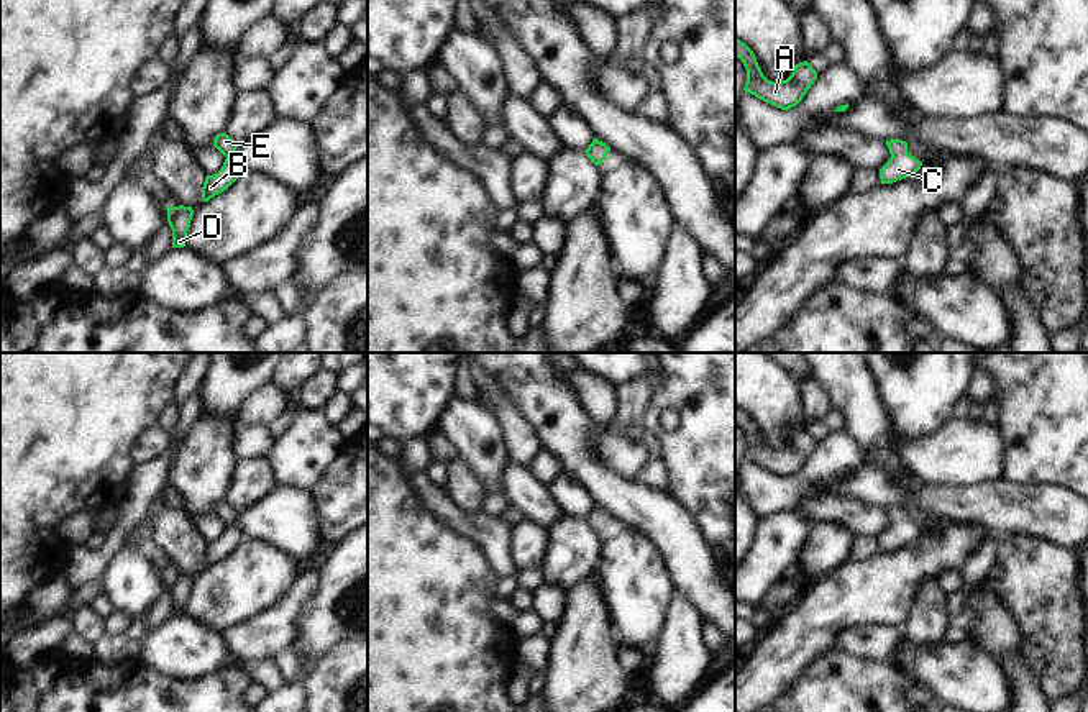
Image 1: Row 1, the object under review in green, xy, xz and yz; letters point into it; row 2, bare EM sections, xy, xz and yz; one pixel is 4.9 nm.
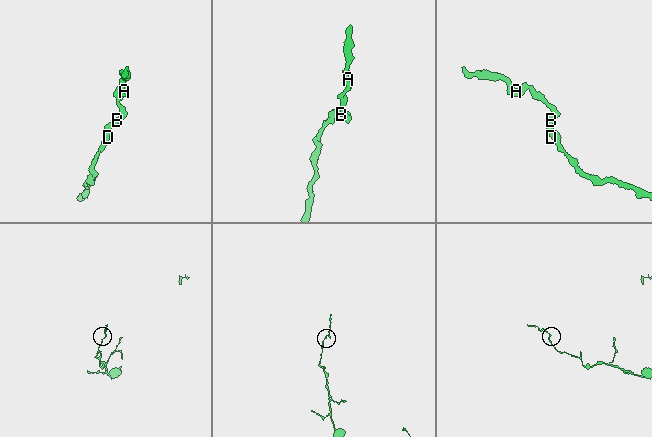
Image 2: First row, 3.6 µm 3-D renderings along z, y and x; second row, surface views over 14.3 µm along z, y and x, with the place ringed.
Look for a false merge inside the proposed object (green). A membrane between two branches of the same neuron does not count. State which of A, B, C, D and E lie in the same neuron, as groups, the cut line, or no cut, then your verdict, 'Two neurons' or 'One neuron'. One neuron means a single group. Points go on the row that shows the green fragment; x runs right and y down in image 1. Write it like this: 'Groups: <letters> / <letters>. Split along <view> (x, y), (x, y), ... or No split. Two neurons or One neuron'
Groups: A B C D E. No split. One neuron

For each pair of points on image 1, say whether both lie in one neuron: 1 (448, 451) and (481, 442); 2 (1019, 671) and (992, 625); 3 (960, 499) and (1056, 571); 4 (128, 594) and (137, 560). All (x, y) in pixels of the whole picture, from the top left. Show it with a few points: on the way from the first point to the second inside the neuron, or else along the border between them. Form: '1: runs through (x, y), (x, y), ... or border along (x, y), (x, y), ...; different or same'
1: border along (437, 427), (460, 456); different
2: runs through (1013, 660), (1000, 637); same
3: border along (1001, 537), (1034, 535), (1046, 542); different
4: runs through (130, 586), (132, 568); same

